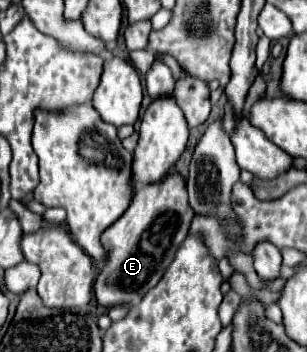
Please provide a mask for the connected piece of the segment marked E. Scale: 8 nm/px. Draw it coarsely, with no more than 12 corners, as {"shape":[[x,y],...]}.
{"shape":[[170,174],[138,188],[100,236],[94,296],[138,304],[186,238],[194,210]]}

